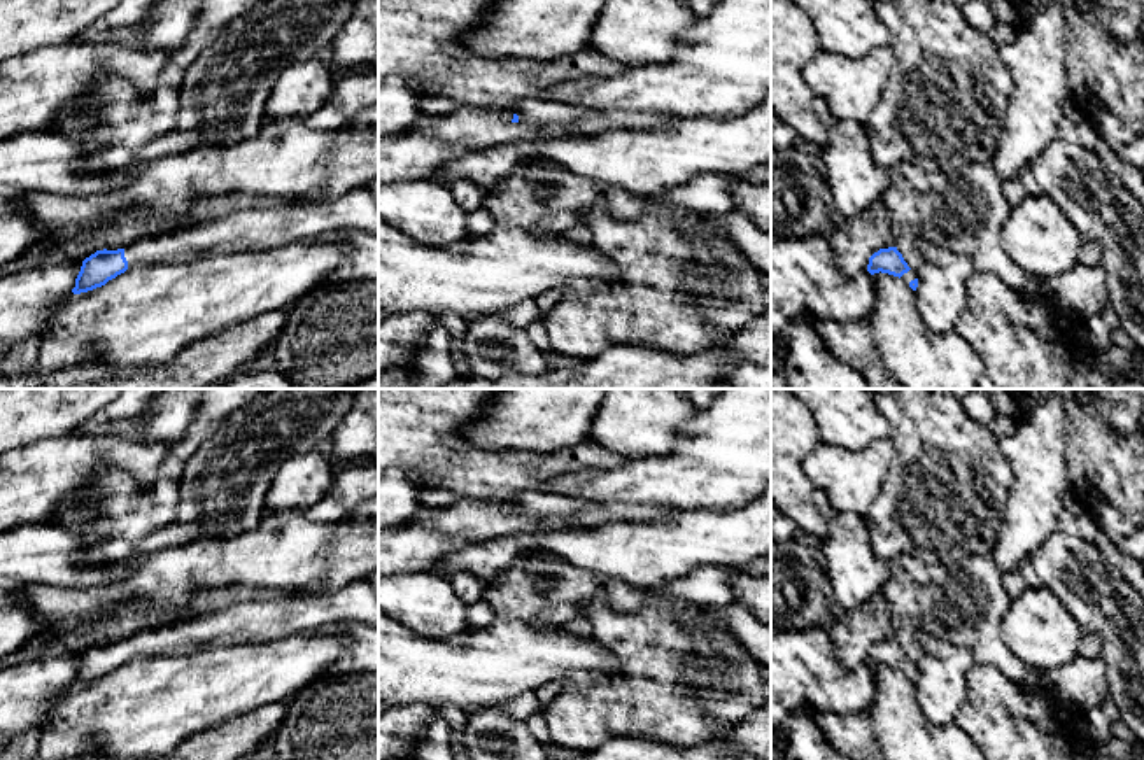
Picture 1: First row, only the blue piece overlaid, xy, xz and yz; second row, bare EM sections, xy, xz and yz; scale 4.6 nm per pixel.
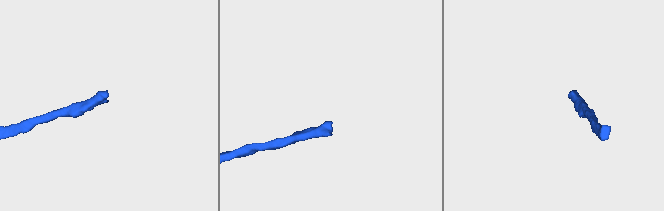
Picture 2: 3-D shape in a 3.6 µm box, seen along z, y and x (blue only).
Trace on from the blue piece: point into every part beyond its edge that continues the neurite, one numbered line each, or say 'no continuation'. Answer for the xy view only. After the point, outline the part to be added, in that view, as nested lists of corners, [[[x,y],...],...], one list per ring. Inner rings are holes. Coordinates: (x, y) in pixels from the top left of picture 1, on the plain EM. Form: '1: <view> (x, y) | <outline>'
1: xy (356, 601) | [[[366,578],[308,597],[251,601],[180,623],[140,629],[124,639],[128,660],[159,653],[187,653],[201,646],[282,637],[331,623],[378,625],[378,597]]]

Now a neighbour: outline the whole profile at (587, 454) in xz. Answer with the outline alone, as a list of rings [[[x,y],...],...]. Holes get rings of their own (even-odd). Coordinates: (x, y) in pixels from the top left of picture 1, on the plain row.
[[[378,389],[378,475],[387,468],[403,469],[424,489],[424,510],[477,501],[512,513],[519,496],[540,490],[550,478],[625,462],[590,440],[552,454],[475,447],[463,431],[498,391]]]

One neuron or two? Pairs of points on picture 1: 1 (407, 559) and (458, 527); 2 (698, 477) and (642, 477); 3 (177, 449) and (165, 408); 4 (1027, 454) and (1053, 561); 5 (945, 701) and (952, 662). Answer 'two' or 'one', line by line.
1: one
2: one
3: two
4: two
5: one

